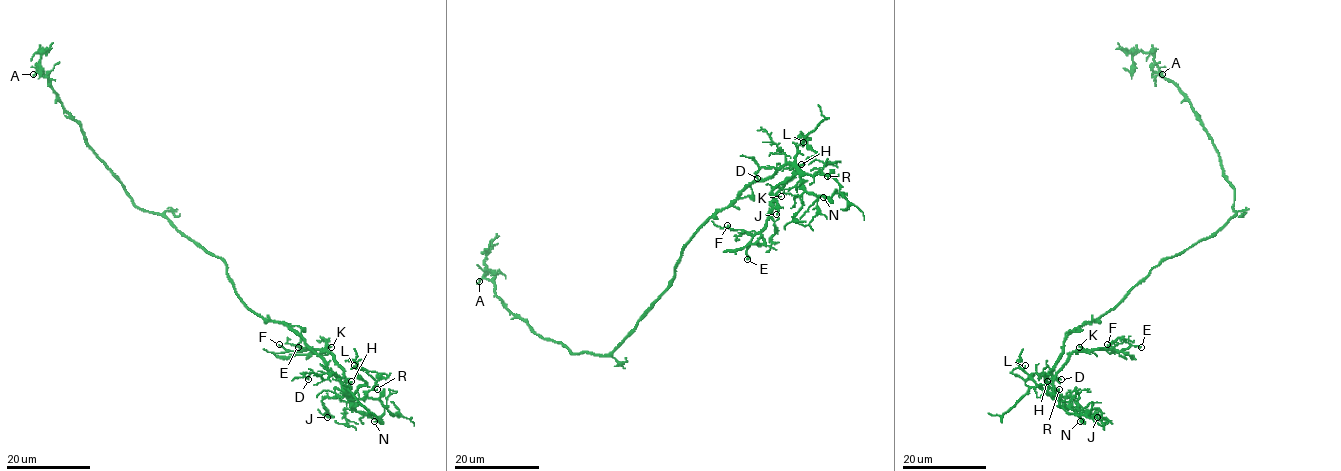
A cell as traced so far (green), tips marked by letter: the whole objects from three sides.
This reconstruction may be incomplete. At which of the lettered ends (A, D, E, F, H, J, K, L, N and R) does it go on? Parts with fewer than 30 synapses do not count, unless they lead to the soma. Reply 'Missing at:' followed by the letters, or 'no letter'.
Missing at: no letter

